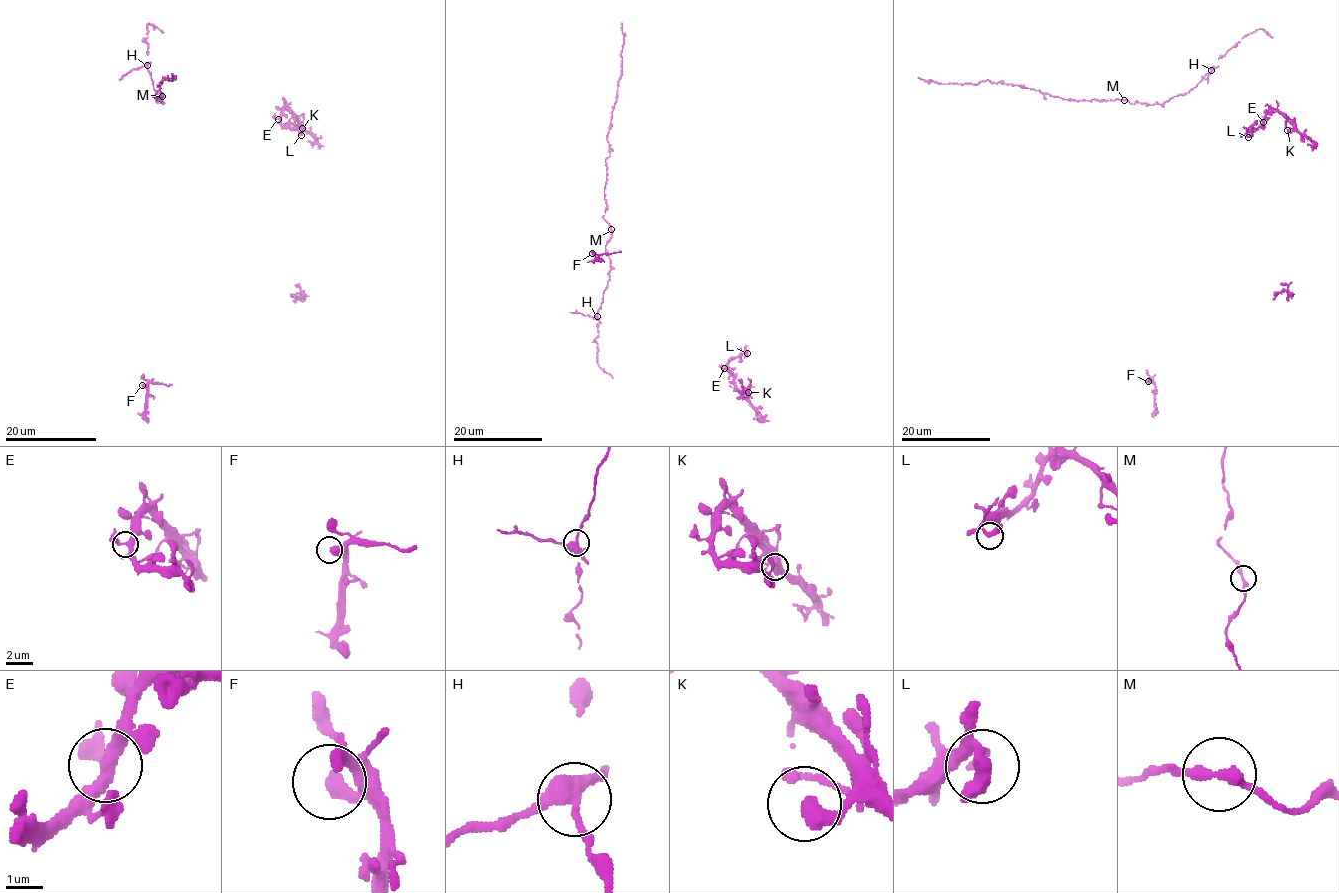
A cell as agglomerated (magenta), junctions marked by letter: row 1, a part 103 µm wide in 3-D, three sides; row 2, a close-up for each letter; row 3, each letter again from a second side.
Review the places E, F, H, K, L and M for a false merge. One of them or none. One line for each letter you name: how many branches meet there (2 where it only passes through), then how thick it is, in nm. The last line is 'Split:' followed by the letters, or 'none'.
H: 4 | 360 nm
Split: H

